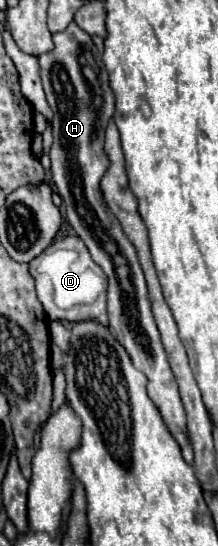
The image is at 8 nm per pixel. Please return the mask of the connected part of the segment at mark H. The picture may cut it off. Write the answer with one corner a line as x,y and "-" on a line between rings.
70,22
64,32
54,34
52,40
54,48
38,56
46,100
54,110
54,144
50,152
52,178
60,198
66,204
66,218
70,226
88,246
92,260
108,276
108,316
112,316
110,332
126,348
132,364
148,378
148,396
162,414
166,428
178,442
184,460
192,464
194,454
192,444
188,440
184,406
178,394
176,378
168,364
166,350
160,340
160,332
152,316
148,288
136,256
136,248
124,234
118,218
110,212
100,192
100,178
110,166
110,160
104,152
104,132
108,120
114,114
114,92
110,88
108,72
102,62
102,54
94,46
92,38
76,22

